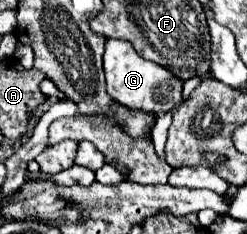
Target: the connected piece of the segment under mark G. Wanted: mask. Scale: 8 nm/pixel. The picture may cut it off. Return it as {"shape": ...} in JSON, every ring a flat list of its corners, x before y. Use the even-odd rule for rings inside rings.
{"shape":[[107,39,103,67,107,77,107,93,129,109,143,109,149,113,165,115,167,111,173,111,175,107,183,105,183,81,171,75,171,71,167,71,165,67,137,55,137,51,127,41]]}

